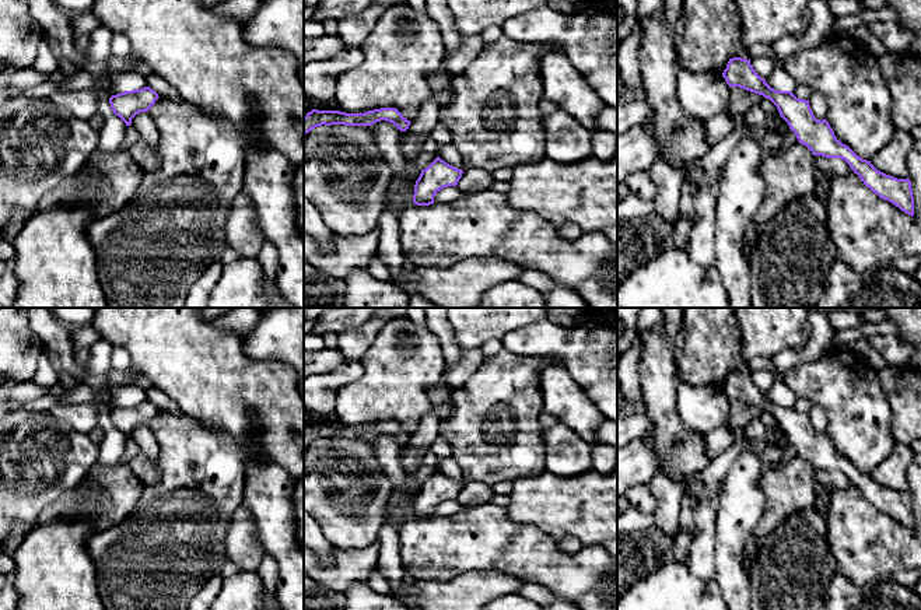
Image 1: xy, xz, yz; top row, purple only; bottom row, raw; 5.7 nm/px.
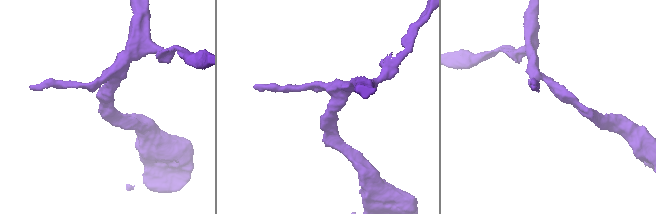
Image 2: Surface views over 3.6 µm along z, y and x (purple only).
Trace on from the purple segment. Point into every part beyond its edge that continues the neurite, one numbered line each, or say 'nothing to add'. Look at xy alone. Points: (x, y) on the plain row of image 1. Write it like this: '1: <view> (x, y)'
nothing to add

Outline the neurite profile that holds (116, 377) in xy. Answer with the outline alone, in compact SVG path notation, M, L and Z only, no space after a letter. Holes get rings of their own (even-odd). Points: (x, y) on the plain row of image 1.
M130 367L129 369L125 369L125 371L112 368L106 378L106 385L108 385L108 388L134 385L134 381L140 374L141 372L134 367Z

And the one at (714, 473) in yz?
M738 438L736 442L697 476L697 480L704 487L701 505L694 512L694 525L697 534L691 541L684 567L697 578L715 581L717 578L717 534L715 518L719 505L718 485L725 478L733 462L746 451L763 451L771 446L767 441L752 438Z

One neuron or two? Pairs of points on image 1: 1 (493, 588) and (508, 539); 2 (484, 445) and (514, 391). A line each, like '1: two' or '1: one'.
1: two
2: one

